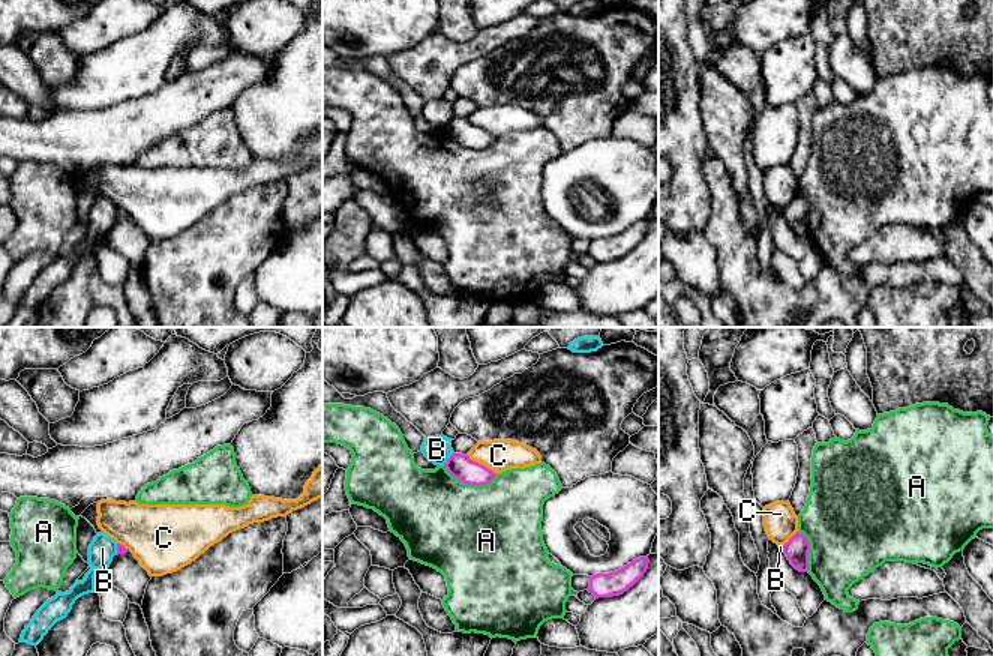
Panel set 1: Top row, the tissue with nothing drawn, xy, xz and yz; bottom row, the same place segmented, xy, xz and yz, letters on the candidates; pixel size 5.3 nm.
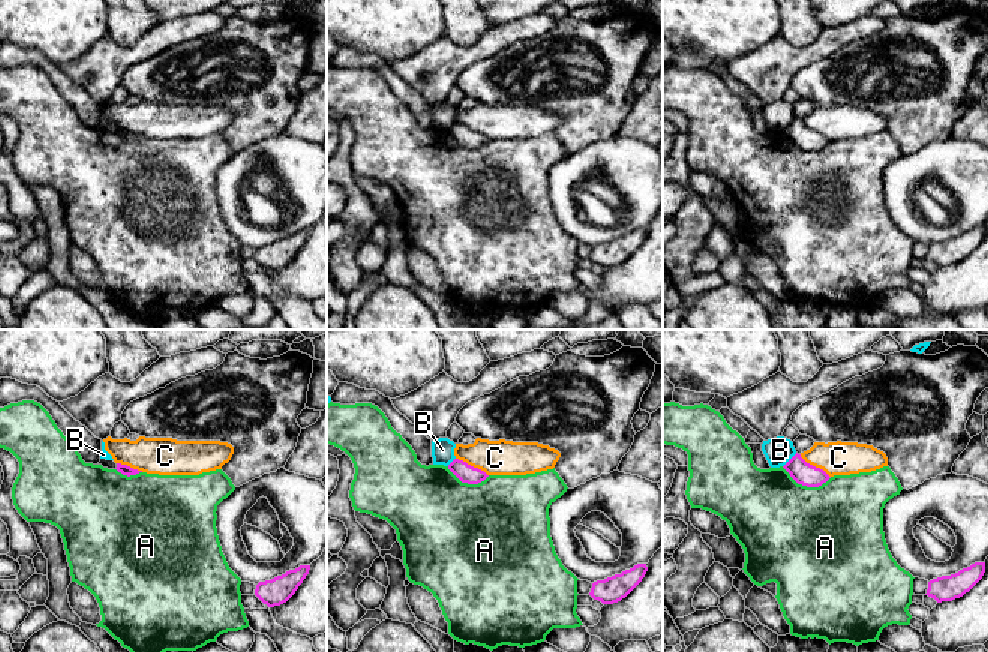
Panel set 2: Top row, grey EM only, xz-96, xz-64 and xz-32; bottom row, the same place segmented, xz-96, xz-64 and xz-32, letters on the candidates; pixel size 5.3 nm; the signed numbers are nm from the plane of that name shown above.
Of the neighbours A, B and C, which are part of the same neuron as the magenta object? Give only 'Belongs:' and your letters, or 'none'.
Belongs: none

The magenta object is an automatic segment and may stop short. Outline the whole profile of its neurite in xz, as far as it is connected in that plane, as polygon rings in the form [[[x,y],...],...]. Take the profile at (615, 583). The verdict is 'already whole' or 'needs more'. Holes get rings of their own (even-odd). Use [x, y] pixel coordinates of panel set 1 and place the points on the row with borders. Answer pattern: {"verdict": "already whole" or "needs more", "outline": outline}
{"verdict": "already whole", "outline": [[[648,555],[639,557],[628,563],[627,566],[609,572],[609,573],[596,573],[590,578],[588,591],[598,597],[612,597],[620,596],[633,587],[648,569]]]}

